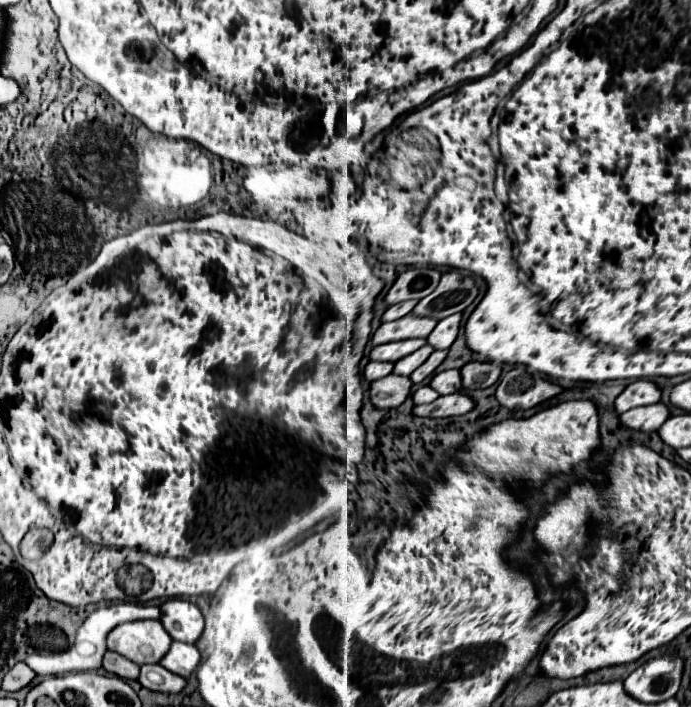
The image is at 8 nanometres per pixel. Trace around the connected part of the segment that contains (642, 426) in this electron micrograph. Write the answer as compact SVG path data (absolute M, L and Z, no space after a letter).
M661 402L657 406L641 406L637 410L629 410L621 414L621 422L627 428L641 432L657 432L667 418L669 418L669 410Z

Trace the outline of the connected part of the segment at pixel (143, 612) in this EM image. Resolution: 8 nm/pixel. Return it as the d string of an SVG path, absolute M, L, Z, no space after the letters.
M121 602L121 604L105 604L99 606L95 612L91 612L85 622L79 626L77 636L75 636L75 644L63 652L36 652L30 650L25 658L25 664L39 676L49 676L49 674L65 674L65 672L85 672L85 670L99 670L101 668L101 658L107 652L105 646L105 638L109 634L109 630L113 630L115 626L119 626L121 622L131 622L131 620L147 620L153 618L157 620L161 616L157 606L141 606L141 604L133 604L133 602Z

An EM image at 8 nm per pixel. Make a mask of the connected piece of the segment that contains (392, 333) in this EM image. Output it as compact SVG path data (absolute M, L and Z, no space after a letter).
M407 314L405 318L381 324L379 330L373 334L371 342L373 342L373 346L379 346L379 344L387 344L387 342L397 342L397 340L427 338L435 326L437 326L437 322L431 318Z

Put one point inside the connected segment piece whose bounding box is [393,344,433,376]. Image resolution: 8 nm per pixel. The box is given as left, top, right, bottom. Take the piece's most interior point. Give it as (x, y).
(404, 368)

